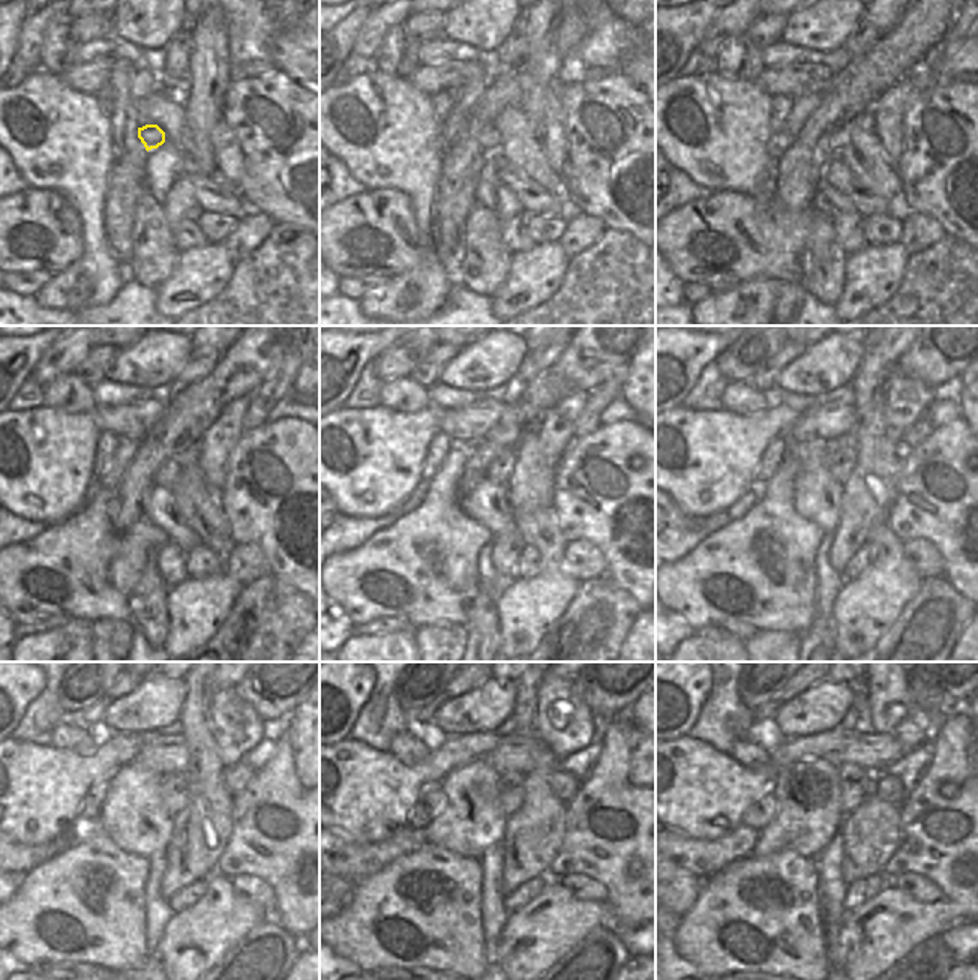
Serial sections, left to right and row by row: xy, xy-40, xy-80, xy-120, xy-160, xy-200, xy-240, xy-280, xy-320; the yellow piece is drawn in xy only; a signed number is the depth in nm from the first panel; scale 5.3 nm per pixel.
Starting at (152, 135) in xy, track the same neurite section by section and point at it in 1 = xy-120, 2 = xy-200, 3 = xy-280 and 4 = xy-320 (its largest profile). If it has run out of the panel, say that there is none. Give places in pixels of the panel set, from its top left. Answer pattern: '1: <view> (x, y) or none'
1: xy-120 (167, 474)
2: xy-200 (840, 455)
3: xy-280 (510, 785)
4: xy-320 (855, 782)

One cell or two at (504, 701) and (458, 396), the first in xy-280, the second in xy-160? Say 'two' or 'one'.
two

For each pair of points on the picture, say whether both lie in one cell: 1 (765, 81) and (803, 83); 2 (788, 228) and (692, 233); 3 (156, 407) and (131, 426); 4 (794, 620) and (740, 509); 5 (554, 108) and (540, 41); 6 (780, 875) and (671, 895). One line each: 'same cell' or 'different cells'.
1: same cell
2: same cell
3: same cell
4: different cells
5: different cells
6: different cells

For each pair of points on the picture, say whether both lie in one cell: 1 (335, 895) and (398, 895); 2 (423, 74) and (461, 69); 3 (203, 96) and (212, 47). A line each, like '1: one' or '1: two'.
1: two
2: one
3: one

